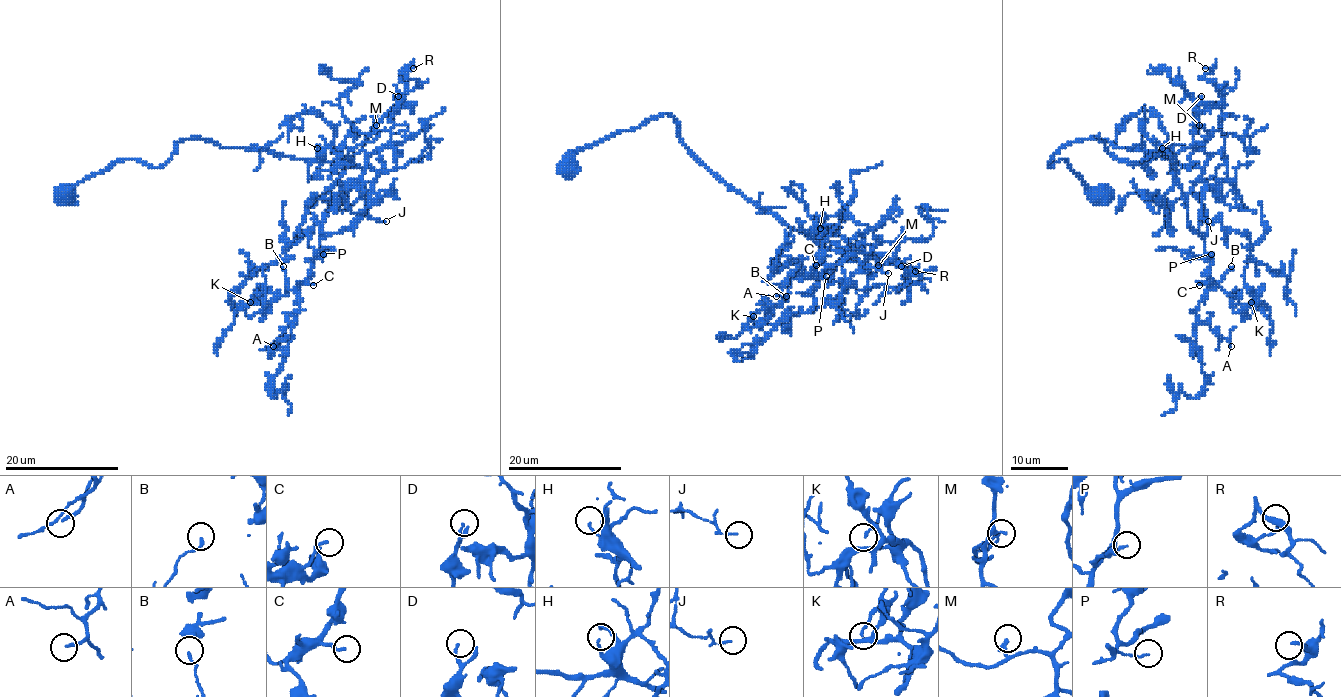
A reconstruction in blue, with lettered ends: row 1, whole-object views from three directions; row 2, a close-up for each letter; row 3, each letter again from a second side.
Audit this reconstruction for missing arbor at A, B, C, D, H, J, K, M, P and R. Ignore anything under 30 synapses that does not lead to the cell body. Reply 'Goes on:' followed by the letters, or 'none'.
Goes on: A

